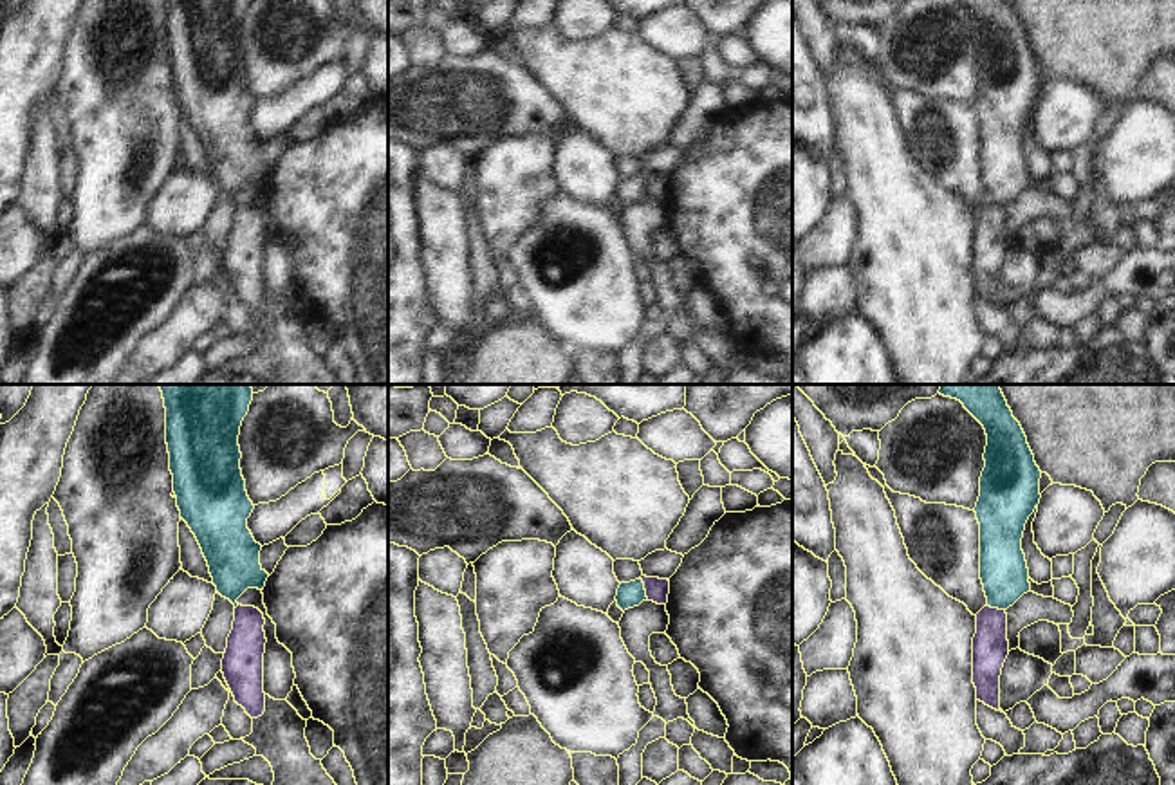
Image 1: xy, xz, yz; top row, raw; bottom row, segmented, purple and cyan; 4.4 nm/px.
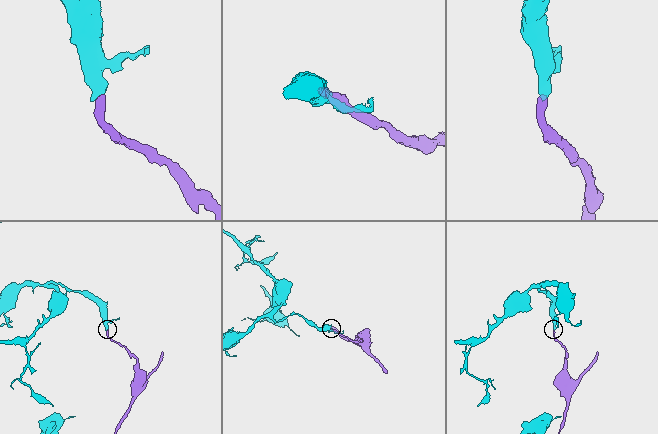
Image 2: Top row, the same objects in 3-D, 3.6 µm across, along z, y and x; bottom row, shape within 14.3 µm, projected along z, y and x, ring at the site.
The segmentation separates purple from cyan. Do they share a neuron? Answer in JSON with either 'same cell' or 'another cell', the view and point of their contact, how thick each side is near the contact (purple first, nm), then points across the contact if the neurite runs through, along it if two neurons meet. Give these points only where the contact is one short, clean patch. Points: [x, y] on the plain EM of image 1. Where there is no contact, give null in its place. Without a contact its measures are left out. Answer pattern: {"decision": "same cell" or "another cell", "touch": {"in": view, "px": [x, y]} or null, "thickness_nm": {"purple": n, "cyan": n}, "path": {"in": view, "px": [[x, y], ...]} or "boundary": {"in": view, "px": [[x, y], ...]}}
{"decision": "another cell", "touch": {"in": "xz", "px": [645, 184]}, "thickness_nm": {"purple": 100, "cyan": 110}, "boundary": {"in": "xz", "px": [[639, 174], [648, 195]]}}

